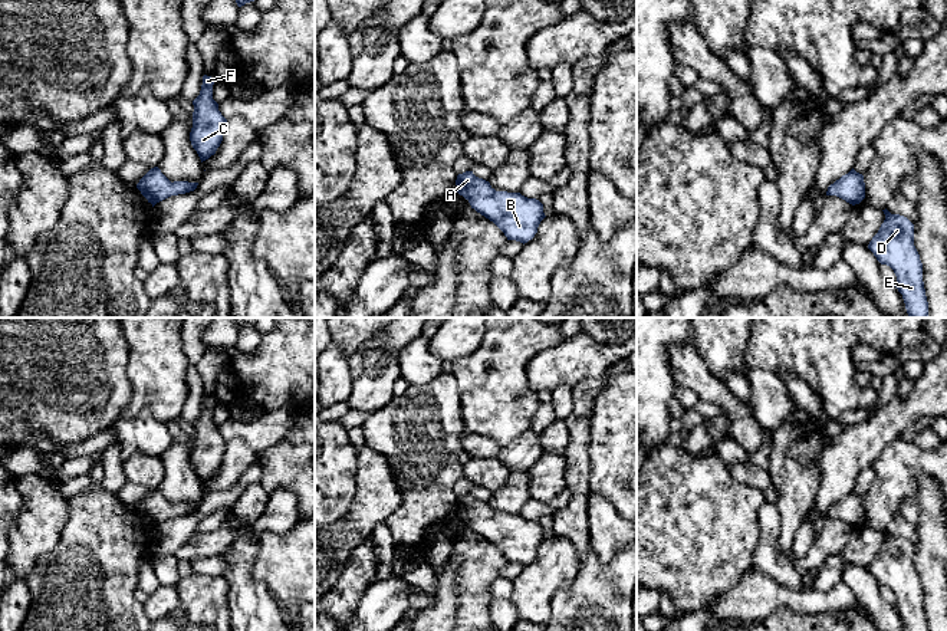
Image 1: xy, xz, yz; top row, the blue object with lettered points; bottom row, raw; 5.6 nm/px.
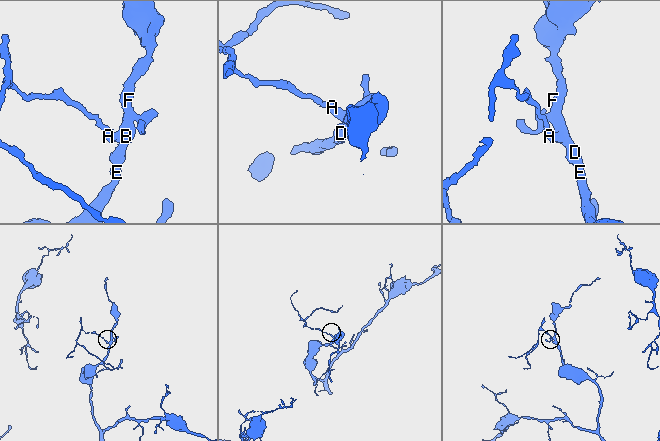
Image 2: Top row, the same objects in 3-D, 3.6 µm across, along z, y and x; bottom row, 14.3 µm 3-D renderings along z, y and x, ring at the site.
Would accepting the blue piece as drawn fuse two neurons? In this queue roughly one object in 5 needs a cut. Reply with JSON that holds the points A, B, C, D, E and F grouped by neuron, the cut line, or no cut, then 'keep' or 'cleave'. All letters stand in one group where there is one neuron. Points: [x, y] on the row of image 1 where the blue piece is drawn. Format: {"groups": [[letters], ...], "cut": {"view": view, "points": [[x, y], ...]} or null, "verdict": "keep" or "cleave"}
{"groups": [["A", "B", "C", "D", "E", "F"]], "cut": null, "verdict": "keep"}

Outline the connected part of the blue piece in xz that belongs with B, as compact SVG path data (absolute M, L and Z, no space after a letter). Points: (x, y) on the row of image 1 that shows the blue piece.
M473 171L458 174L456 185L457 193L471 208L493 221L507 240L527 243L546 217L539 200L520 193L496 191L489 181L476 177Z

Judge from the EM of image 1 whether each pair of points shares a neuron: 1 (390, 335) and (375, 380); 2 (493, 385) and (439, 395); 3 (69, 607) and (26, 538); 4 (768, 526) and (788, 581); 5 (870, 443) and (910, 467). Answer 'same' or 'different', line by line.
1: same
2: different
3: different
4: same
5: different

